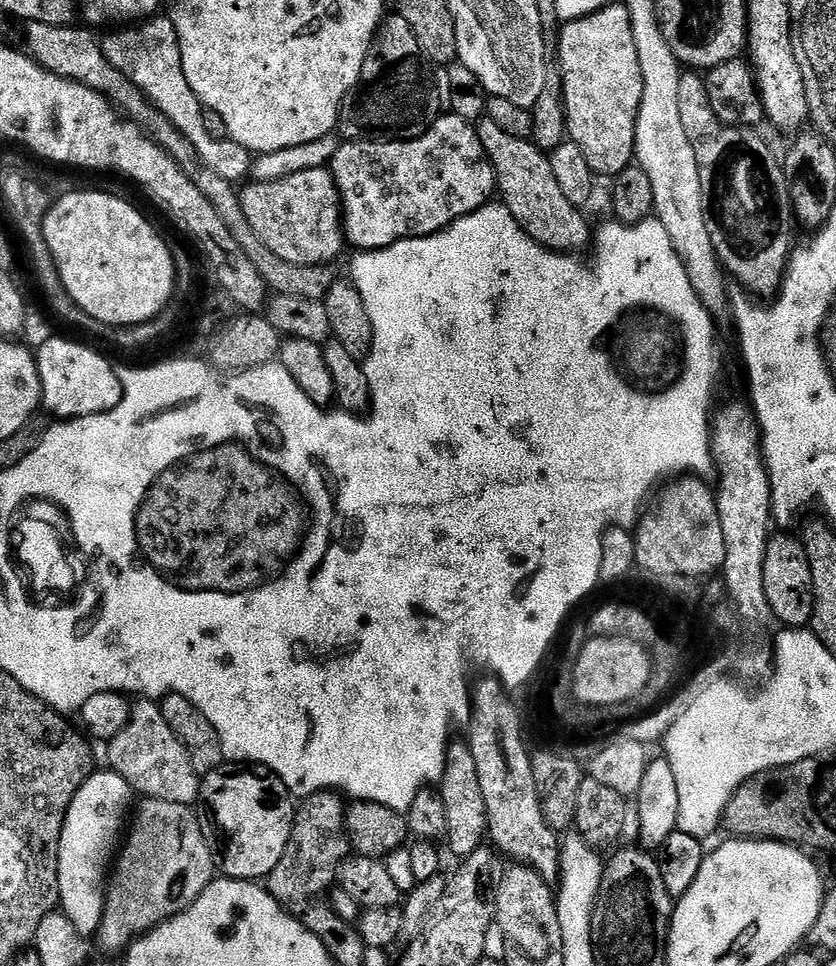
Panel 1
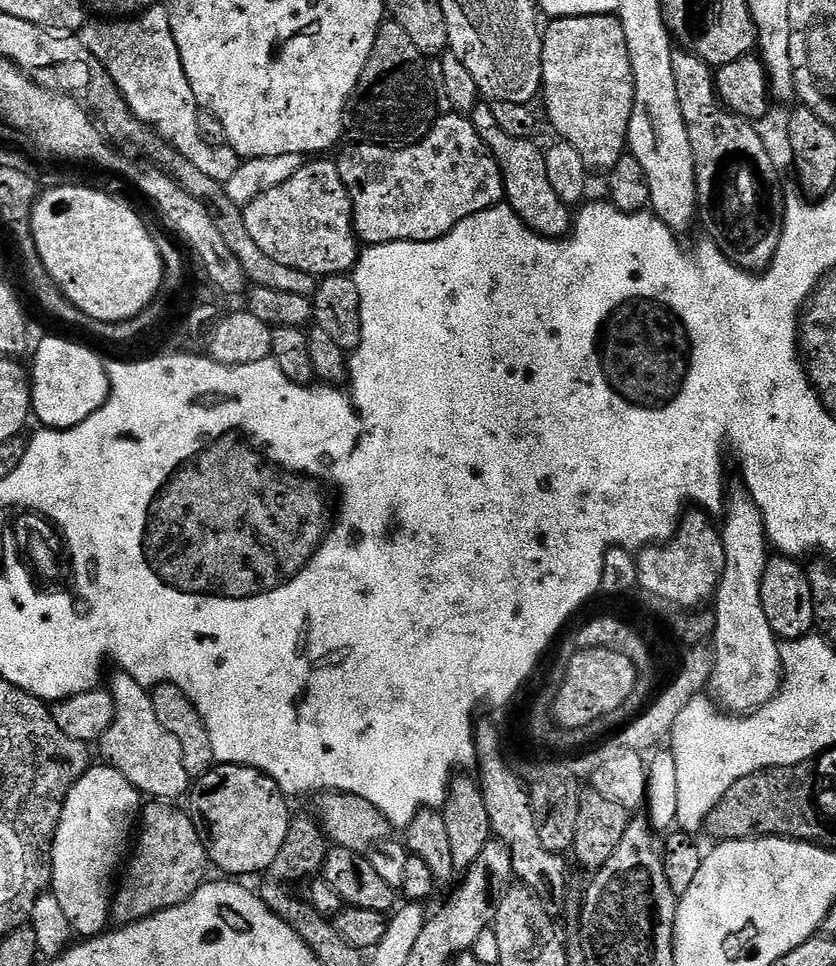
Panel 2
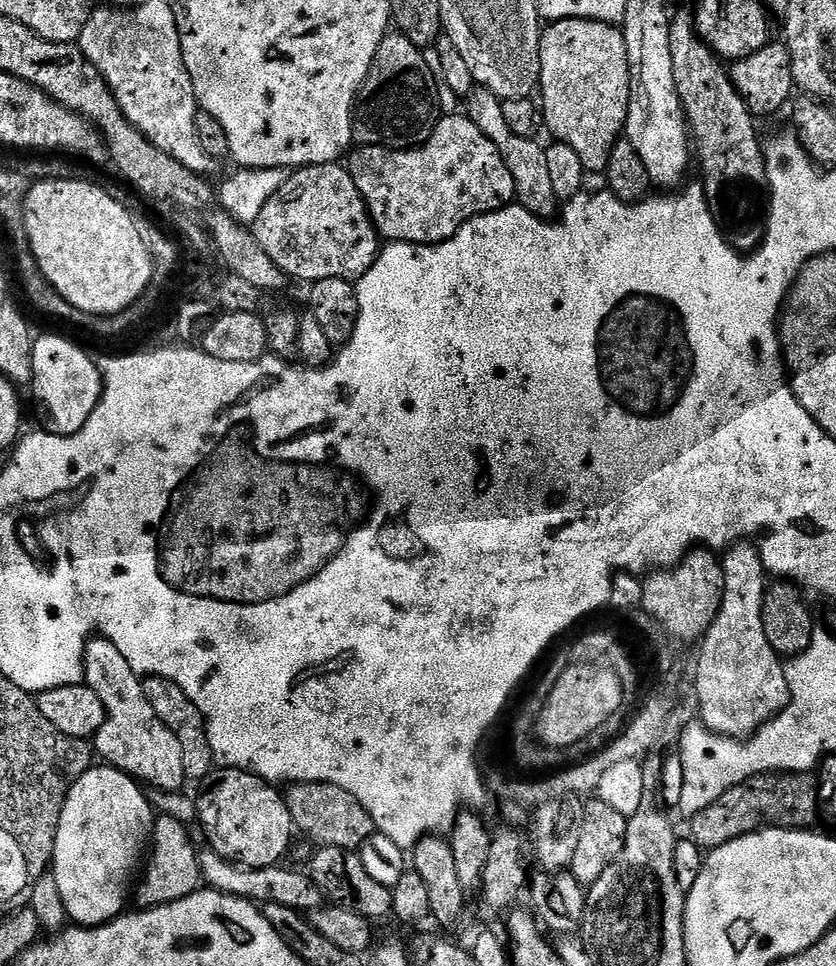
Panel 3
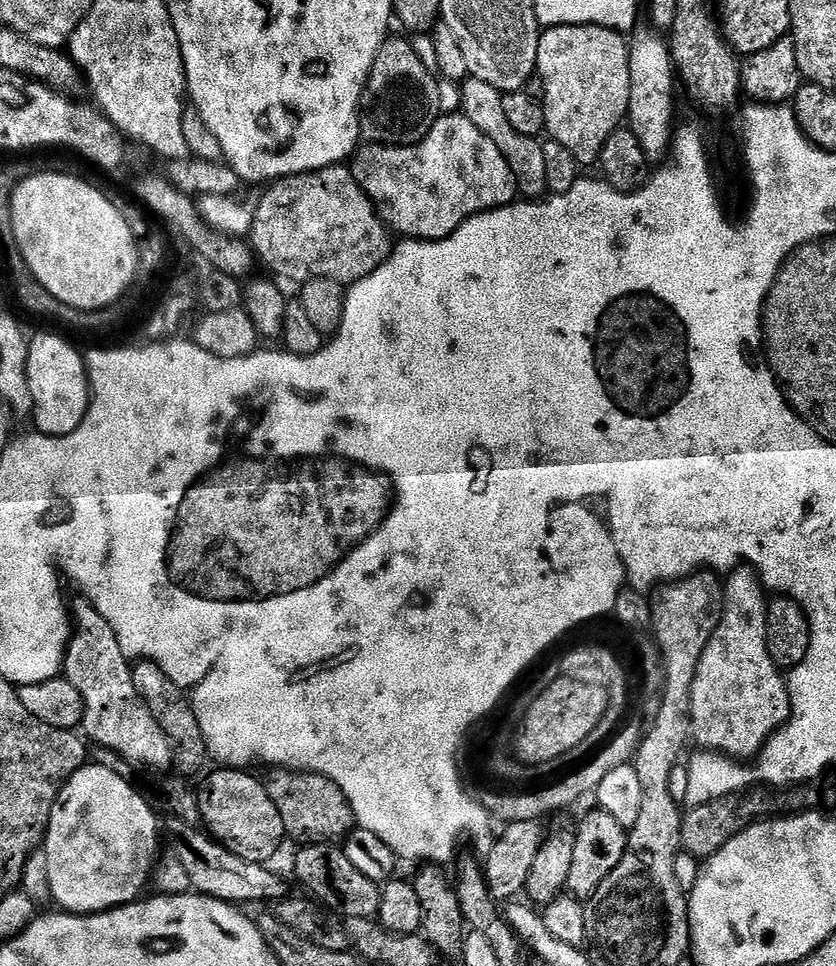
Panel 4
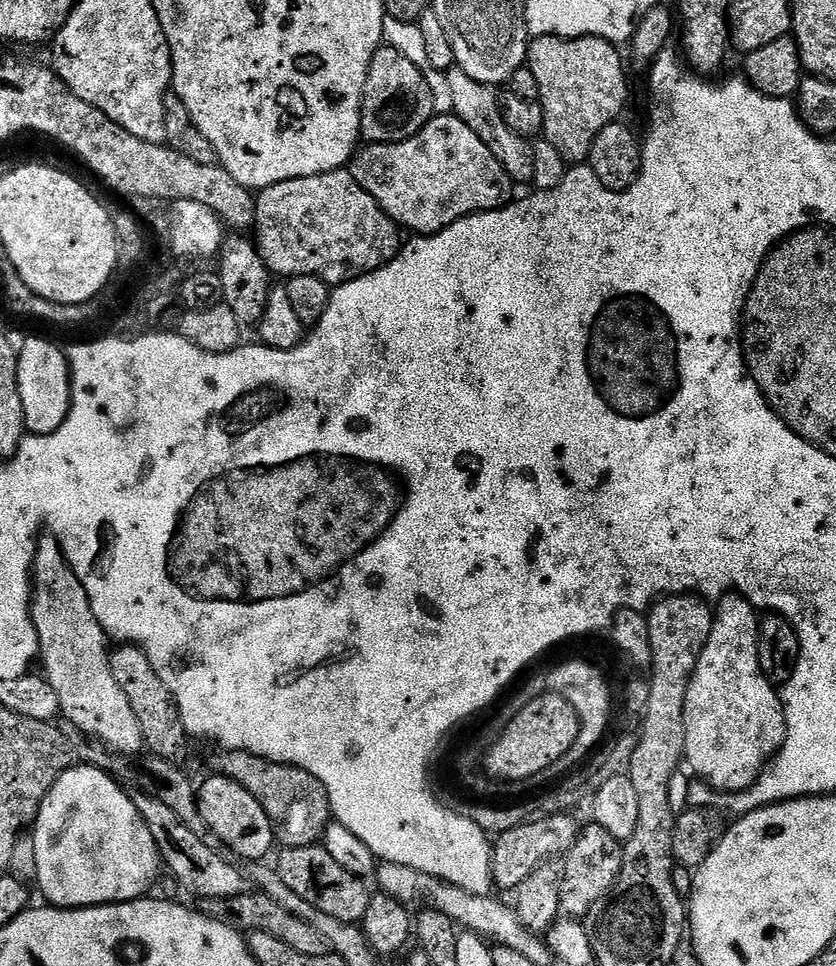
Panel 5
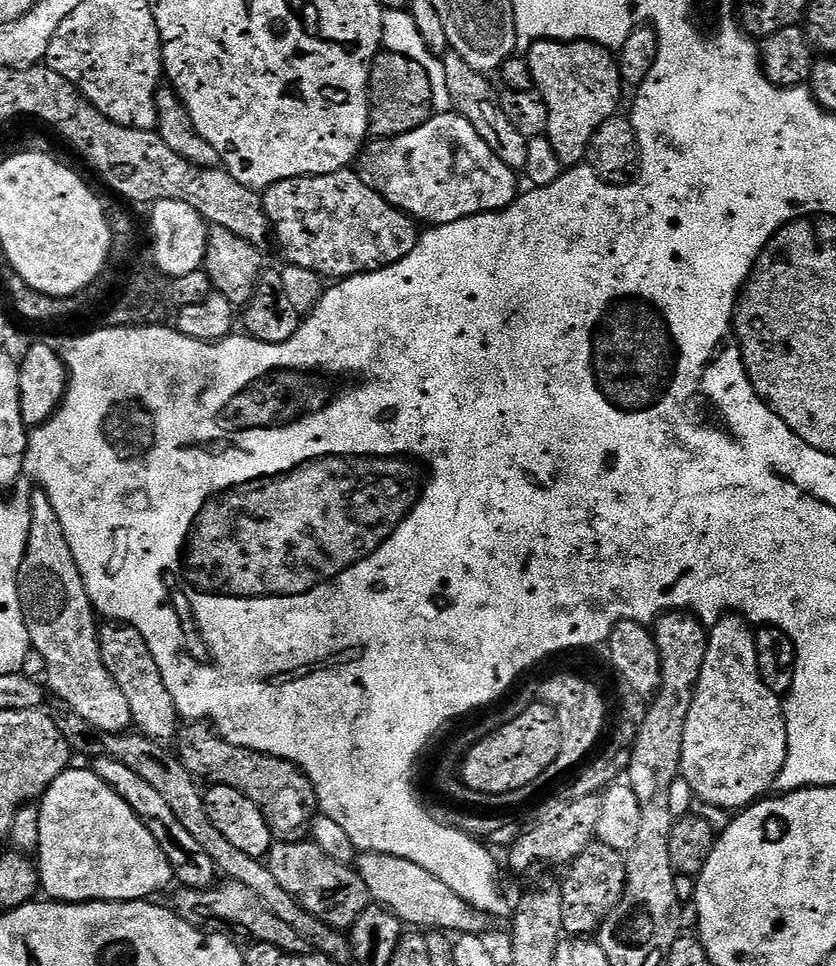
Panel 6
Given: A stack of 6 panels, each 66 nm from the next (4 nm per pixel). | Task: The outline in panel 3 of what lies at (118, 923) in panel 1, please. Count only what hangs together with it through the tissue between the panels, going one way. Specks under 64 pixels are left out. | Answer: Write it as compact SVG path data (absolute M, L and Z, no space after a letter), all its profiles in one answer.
M164 816L161 820L159 817L152 825L150 840L153 845L156 843L156 849L153 850L152 857L150 857L151 852L147 857L148 869L145 870L140 885L138 880L134 888L135 907L140 910L156 908L159 904L178 902L189 896L191 892L197 891L202 884L198 848L192 845L182 821L175 820L172 816Z

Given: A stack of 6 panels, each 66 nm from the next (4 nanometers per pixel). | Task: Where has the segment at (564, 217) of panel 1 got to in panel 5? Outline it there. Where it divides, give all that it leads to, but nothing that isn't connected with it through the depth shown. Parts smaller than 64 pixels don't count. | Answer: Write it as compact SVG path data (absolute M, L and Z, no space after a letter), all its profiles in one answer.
M458 66L447 73L446 79L448 79L448 92L452 95L451 111L465 120L489 144L499 158L500 165L506 169L517 185L524 184L527 180L528 183L535 181L534 147L525 137L510 130L510 126L504 121L500 109L501 97L497 89L470 78L470 74L466 74Z

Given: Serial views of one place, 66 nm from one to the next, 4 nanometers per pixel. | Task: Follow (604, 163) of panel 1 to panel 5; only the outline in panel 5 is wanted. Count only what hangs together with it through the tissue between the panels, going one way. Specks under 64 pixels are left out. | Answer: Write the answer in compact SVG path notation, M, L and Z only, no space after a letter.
M537 36L528 45L527 71L532 71L536 84L540 87L538 99L544 106L543 135L564 156L568 162L587 161L594 146L594 138L607 124L621 119L620 111L628 100L628 72L624 69L621 49L601 36Z

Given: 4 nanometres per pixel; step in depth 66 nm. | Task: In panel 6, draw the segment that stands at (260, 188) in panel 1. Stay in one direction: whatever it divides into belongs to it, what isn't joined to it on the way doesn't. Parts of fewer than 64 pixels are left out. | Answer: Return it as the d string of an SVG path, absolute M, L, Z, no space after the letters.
M355 170L286 178L263 189L262 199L271 235L280 243L280 252L285 256L285 261L294 267L314 271L323 278L333 276L331 279L336 282L396 264L406 258L410 250L414 250L418 239L417 221L405 212L399 212L393 204L386 202L386 198L382 198L382 194L366 186L360 173Z

